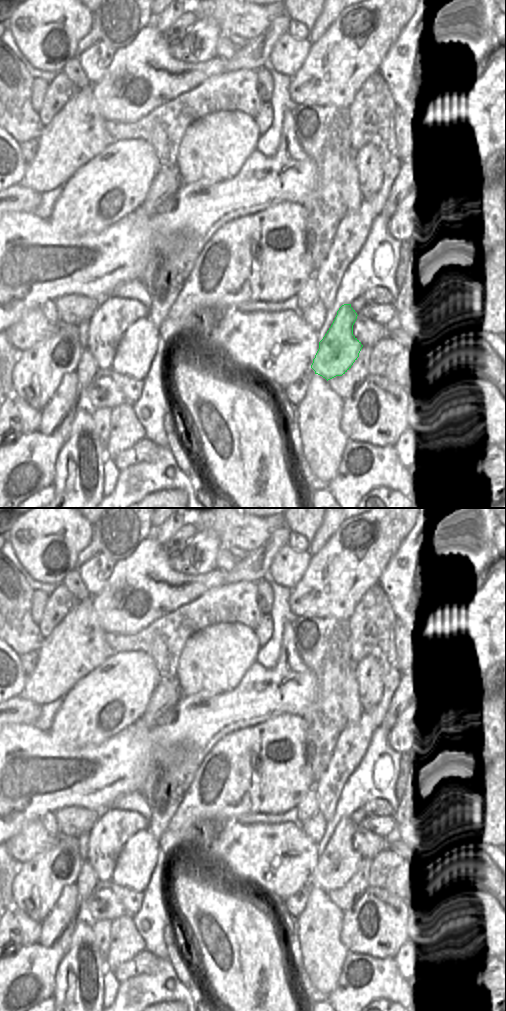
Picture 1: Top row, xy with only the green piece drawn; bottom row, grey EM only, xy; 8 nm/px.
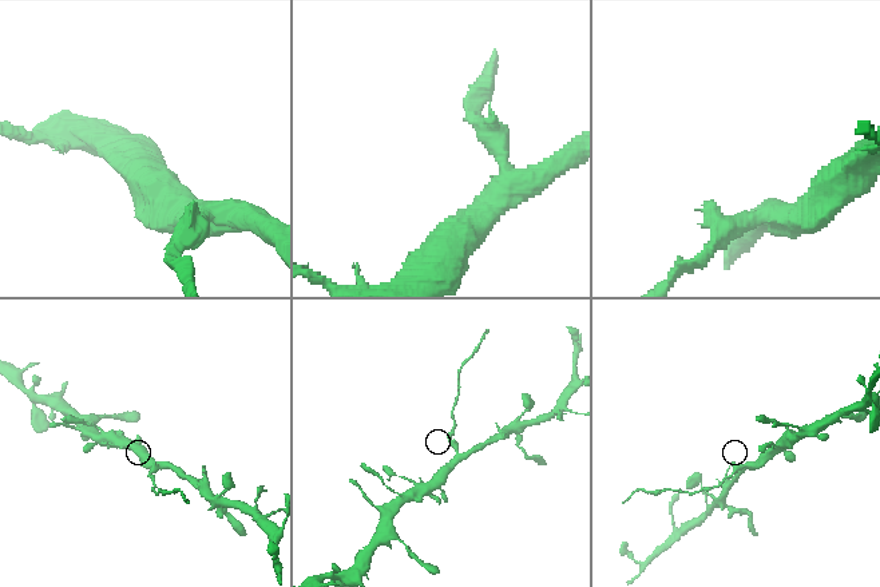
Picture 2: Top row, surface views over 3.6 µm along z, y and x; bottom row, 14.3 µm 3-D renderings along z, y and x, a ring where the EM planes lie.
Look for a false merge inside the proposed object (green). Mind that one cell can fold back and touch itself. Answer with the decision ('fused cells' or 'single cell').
fused cells

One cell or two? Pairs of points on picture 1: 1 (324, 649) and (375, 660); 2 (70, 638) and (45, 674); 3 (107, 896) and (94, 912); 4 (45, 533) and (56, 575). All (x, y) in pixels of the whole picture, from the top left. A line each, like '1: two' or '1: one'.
1: one
2: one
3: one
4: one

